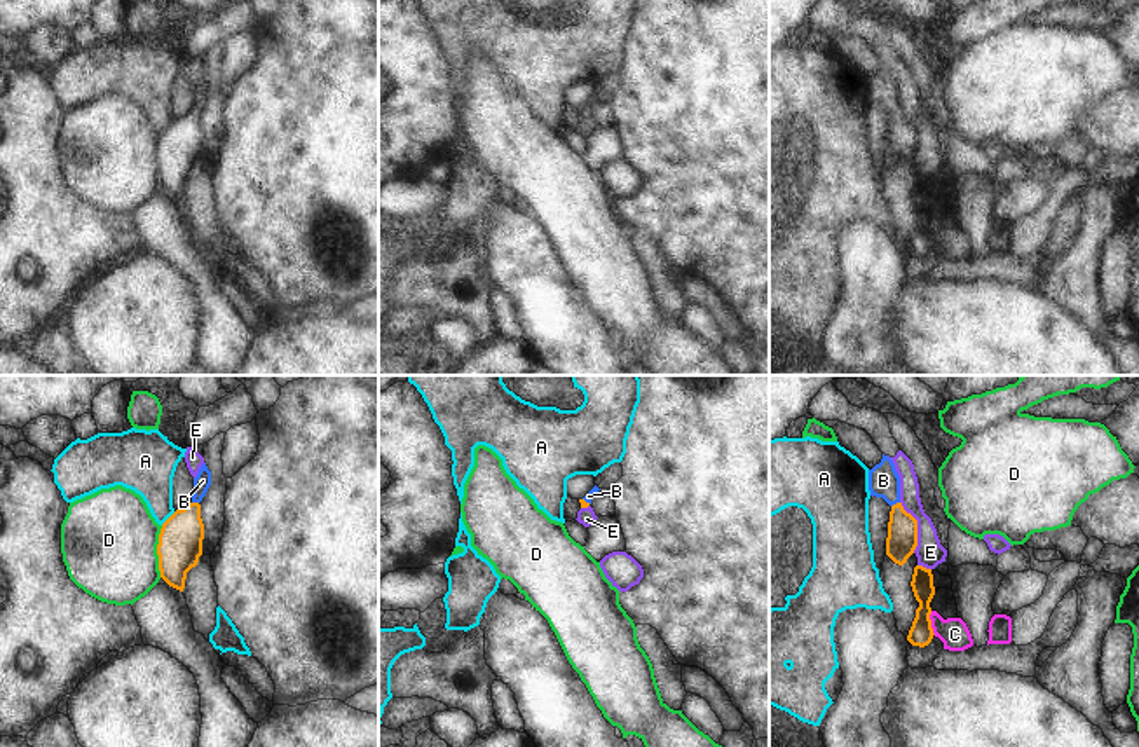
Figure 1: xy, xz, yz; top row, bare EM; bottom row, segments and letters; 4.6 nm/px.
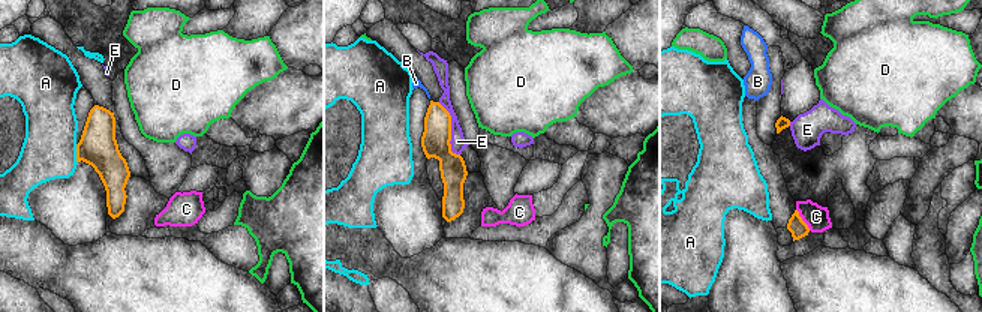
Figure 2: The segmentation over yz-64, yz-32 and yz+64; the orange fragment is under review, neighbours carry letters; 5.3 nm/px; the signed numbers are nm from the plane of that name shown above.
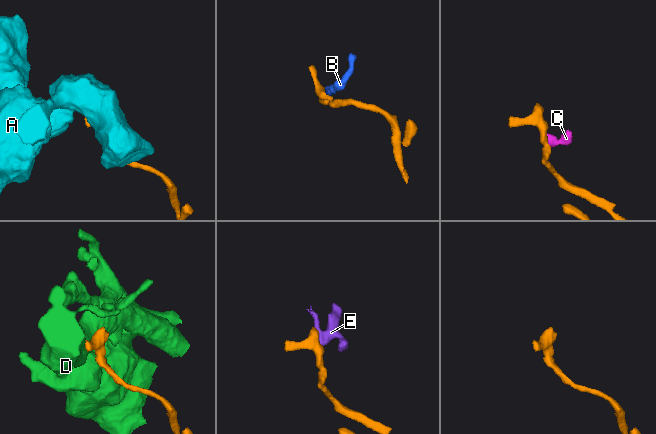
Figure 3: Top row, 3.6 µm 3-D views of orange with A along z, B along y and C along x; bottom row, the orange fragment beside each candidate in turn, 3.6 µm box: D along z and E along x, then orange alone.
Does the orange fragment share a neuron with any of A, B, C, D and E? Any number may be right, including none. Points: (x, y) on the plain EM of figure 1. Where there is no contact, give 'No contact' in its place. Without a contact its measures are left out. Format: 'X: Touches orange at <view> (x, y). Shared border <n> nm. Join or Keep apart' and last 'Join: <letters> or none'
A: Touches orange at xy (170, 126). Shared border 90 nm. Keep apart
B: Touches orange at yz (897, 112). Shared border 50 nm. Join
C: Touches orange at yz (930, 233). Shared border 110 nm. Keep apart
D: Touches orange at xy (157, 161). Shared border 240 nm. Keep apart
E: Touches orange at yz (916, 137). Shared border 240 nm. Keep apart
Join: B.

